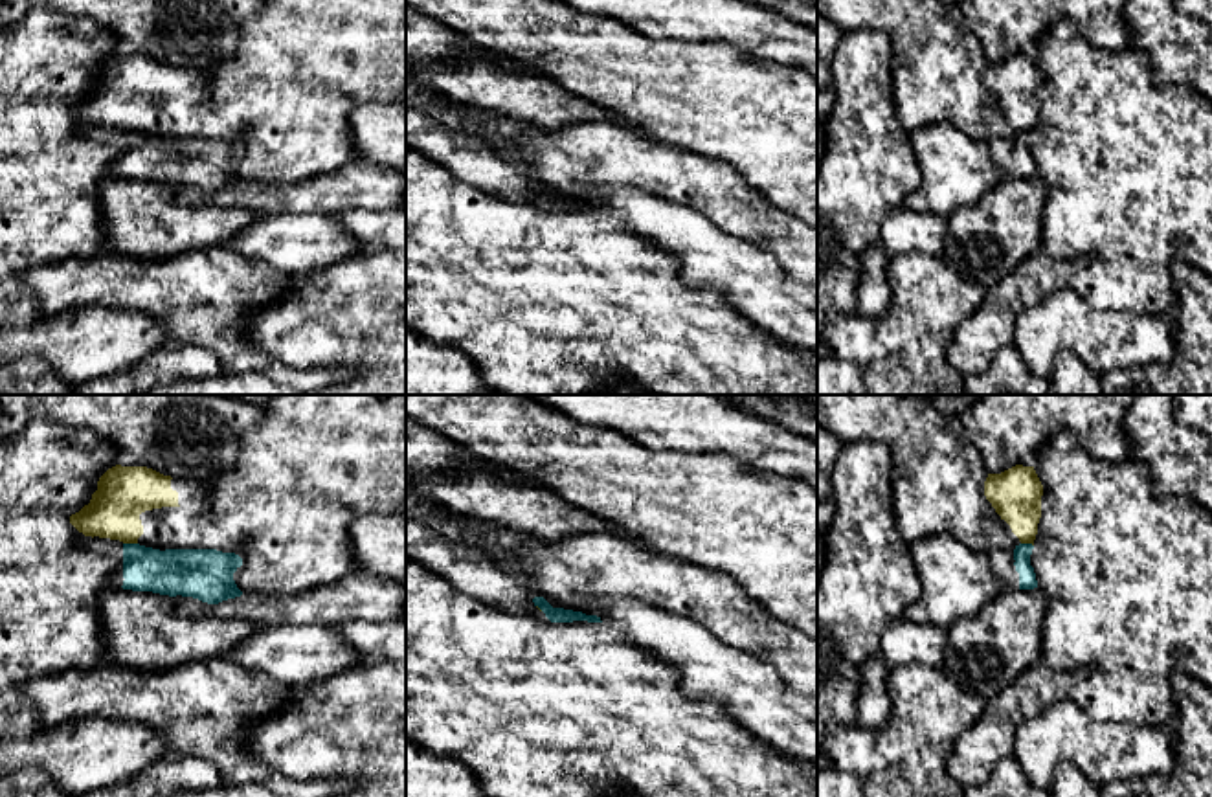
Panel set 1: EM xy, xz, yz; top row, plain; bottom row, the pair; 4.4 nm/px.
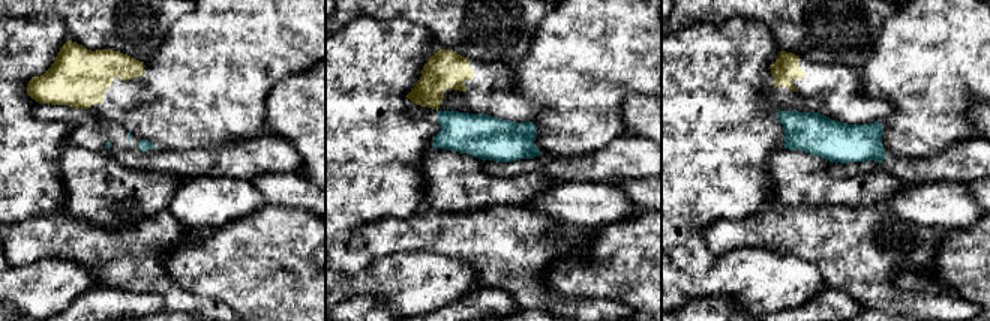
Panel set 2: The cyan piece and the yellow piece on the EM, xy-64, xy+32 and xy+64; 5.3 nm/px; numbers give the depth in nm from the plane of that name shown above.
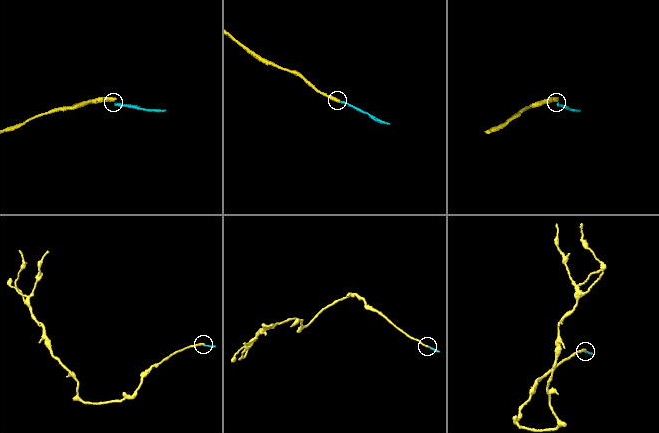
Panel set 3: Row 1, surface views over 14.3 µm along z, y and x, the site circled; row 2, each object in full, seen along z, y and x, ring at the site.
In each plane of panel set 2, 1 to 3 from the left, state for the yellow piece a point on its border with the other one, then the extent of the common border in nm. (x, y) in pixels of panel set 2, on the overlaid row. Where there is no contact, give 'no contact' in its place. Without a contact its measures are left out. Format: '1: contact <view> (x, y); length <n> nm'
1: no contact
2: no contact
3: no contact

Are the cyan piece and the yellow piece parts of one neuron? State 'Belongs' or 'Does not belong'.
Does not belong

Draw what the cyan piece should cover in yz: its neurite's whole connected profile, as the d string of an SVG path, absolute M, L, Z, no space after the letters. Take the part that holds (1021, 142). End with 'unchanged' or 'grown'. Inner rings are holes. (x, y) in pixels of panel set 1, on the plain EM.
M1019 132L1014 140L995 138L990 145L993 163L1003 178L1034 178L1038 176L1034 156L1030 154L1032 132Z; grown

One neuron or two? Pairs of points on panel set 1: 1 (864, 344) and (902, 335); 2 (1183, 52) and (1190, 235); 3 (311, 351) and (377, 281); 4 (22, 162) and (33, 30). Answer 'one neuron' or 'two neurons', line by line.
1: two neurons
2: two neurons
3: one neuron
4: one neuron

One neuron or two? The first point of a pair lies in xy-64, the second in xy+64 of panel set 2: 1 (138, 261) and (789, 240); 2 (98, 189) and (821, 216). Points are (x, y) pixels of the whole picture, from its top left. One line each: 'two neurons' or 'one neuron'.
1: one neuron
2: two neurons

